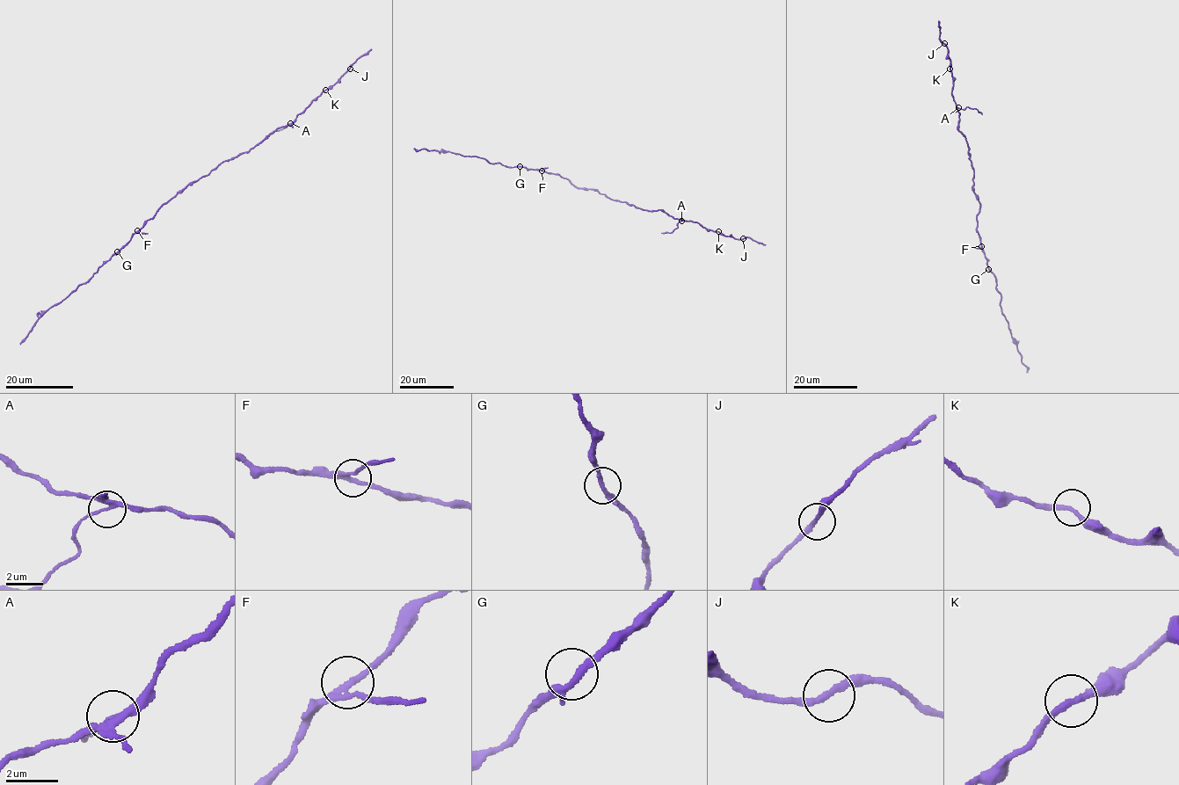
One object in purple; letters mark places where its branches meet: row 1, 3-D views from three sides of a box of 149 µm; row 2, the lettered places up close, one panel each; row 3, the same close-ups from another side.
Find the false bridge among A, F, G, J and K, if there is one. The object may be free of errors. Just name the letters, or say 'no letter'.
A

